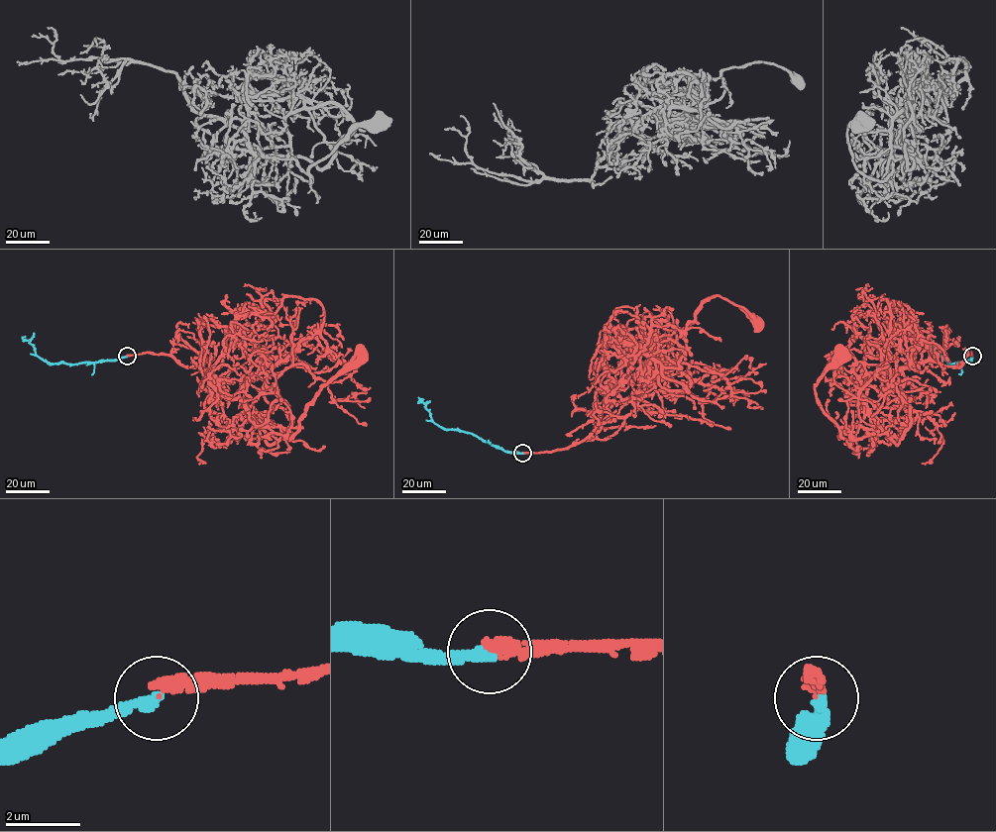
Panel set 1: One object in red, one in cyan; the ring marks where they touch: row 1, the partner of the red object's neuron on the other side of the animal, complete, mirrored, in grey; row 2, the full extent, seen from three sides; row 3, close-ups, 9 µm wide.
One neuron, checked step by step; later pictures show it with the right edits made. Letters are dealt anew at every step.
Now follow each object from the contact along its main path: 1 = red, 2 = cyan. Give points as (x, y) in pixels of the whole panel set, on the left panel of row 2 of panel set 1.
1: (127, 356), (206, 361), (207, 379), (257, 427), (289, 439), (320, 387), (361, 358)
2: (127, 356), (76, 364), (48, 364), (37, 355), (30, 341), (22, 338), (25, 336)

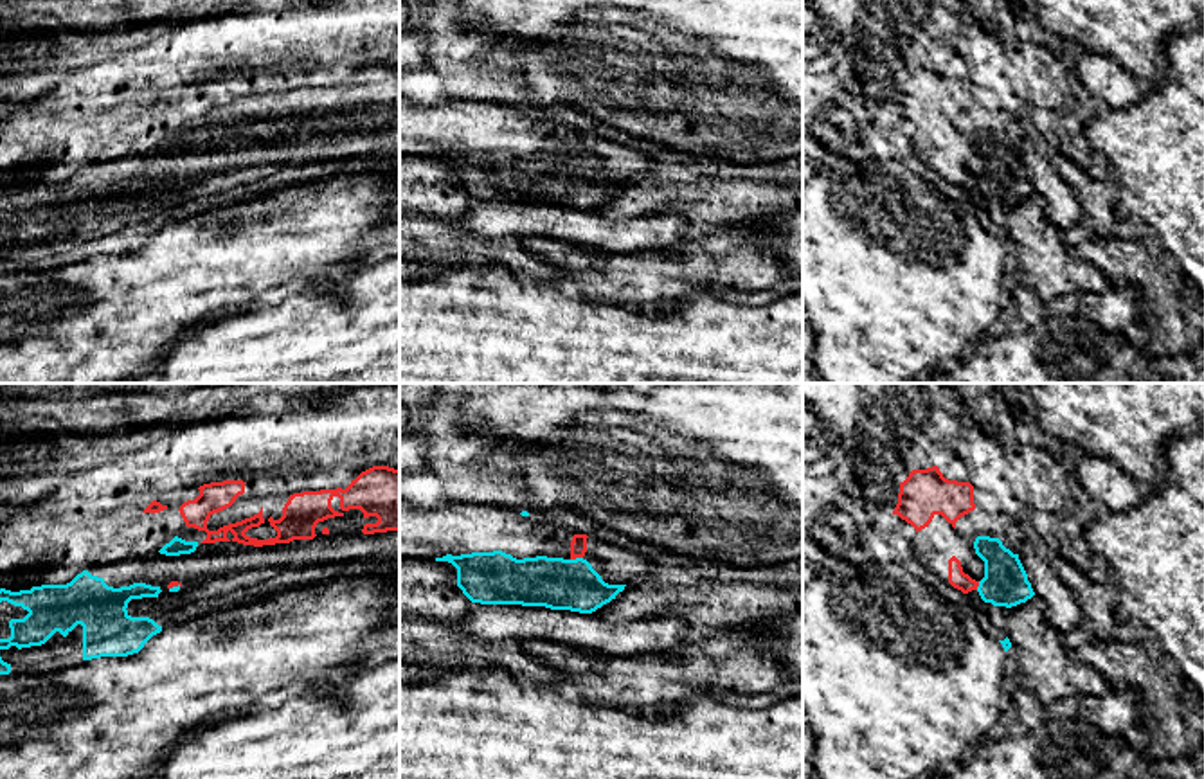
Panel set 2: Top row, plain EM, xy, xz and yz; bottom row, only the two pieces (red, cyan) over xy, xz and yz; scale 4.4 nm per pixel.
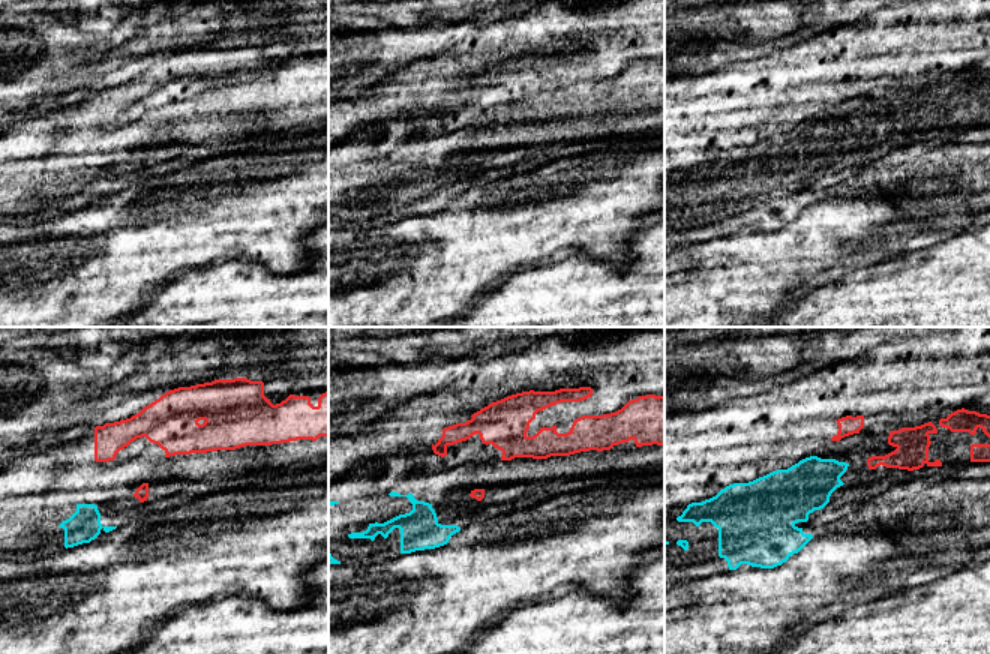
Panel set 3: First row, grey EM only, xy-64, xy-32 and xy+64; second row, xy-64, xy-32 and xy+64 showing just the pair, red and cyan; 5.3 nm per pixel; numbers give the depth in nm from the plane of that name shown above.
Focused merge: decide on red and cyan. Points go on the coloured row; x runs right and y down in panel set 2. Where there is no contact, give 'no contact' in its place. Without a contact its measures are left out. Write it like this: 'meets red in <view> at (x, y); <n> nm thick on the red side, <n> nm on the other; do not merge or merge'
meets red in xz at (576, 556); 80 nm thick on the red side, 240 nm on the other; merge

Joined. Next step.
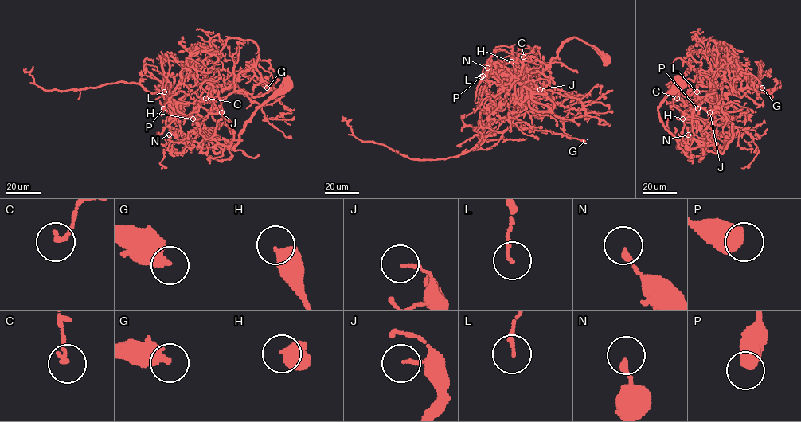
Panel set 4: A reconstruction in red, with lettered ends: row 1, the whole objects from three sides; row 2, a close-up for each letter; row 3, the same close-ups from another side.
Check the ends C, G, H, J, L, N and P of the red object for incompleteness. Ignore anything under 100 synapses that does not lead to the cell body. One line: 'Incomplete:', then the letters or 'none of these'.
Incomplete: none of these

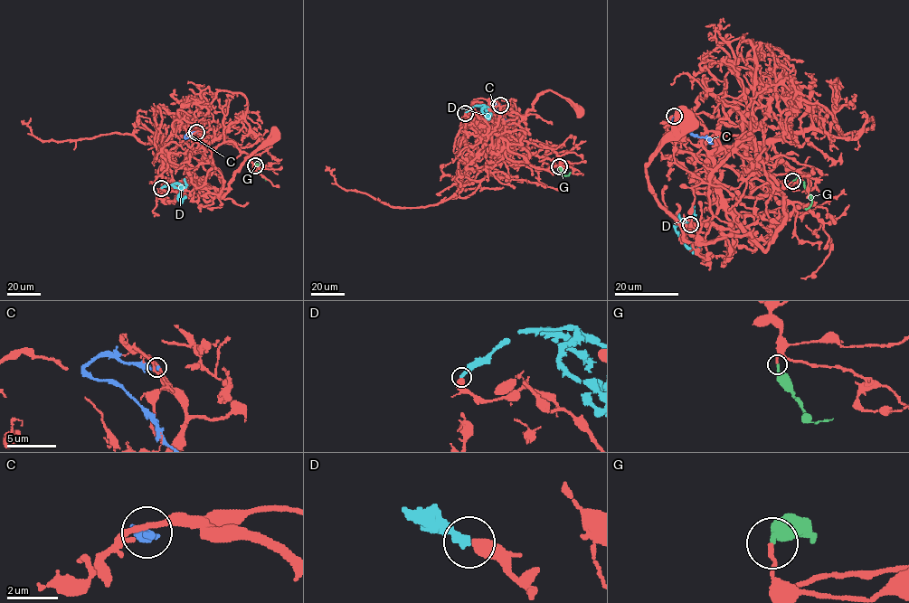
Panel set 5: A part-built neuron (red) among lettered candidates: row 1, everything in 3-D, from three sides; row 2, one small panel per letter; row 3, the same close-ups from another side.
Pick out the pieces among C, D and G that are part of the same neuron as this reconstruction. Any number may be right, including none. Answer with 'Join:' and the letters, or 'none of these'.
Join: G

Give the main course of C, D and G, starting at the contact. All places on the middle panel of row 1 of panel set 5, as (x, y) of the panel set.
C: (500, 105), (491, 102), (488, 105), (513, 125)
D: (465, 113), (474, 106), (484, 105), (481, 110), (489, 117), (485, 114)
G: (559, 166), (565, 175), (570, 172)

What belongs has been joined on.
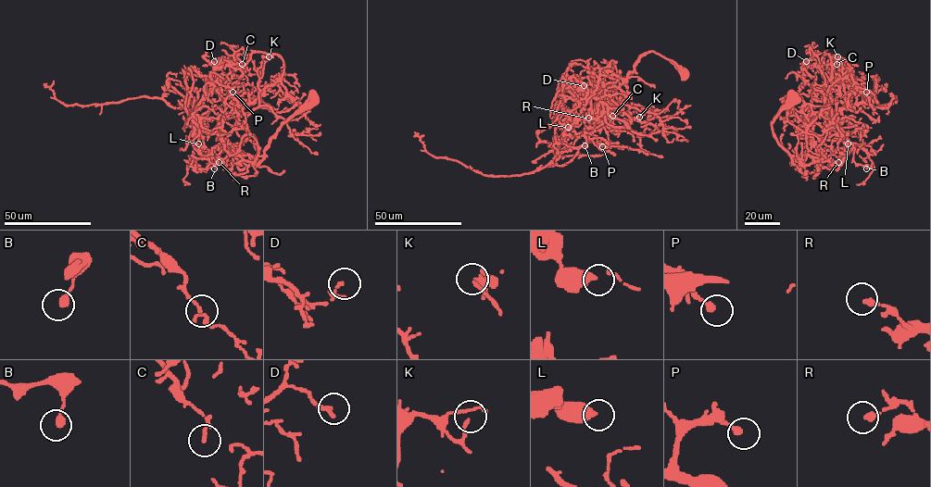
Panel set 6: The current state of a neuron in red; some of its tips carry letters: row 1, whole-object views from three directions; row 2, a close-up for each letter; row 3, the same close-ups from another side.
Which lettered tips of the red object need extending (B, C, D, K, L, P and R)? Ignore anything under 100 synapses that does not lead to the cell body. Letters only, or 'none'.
none

